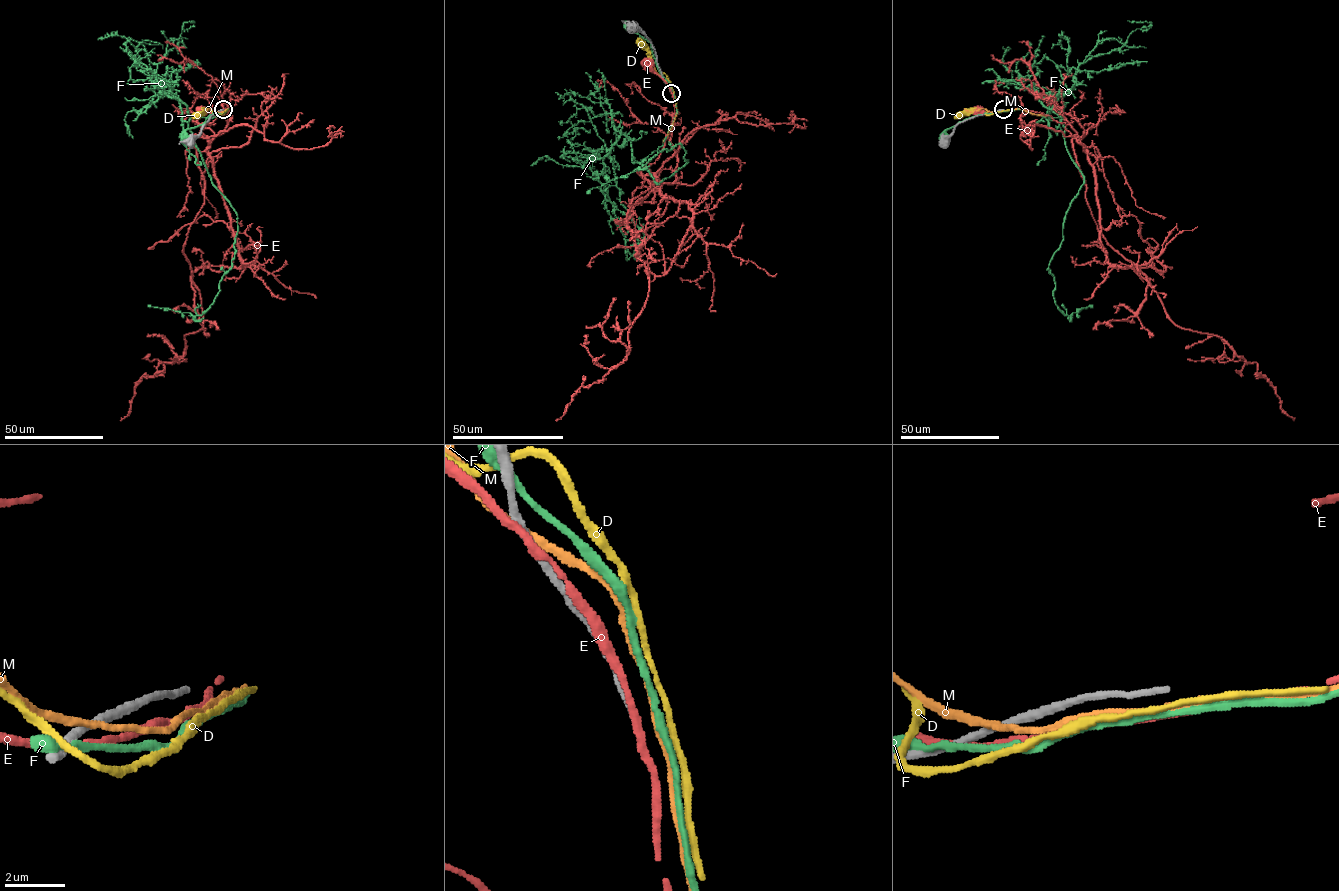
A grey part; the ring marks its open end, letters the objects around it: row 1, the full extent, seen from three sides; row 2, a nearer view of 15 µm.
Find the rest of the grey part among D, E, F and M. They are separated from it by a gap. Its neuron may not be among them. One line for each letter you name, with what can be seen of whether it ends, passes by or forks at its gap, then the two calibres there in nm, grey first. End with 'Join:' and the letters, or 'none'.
Join: none

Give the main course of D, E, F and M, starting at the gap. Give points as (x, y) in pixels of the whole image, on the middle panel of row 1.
D: (674, 94), (670, 80), (653, 69), (651, 54), (640, 42)
E: (671, 94), (669, 85), (648, 64)
F: (673, 93), (670, 83), (658, 69), (651, 44), (627, 27)
M: (673, 93), (670, 84), (655, 69), (650, 52), (646, 49)

